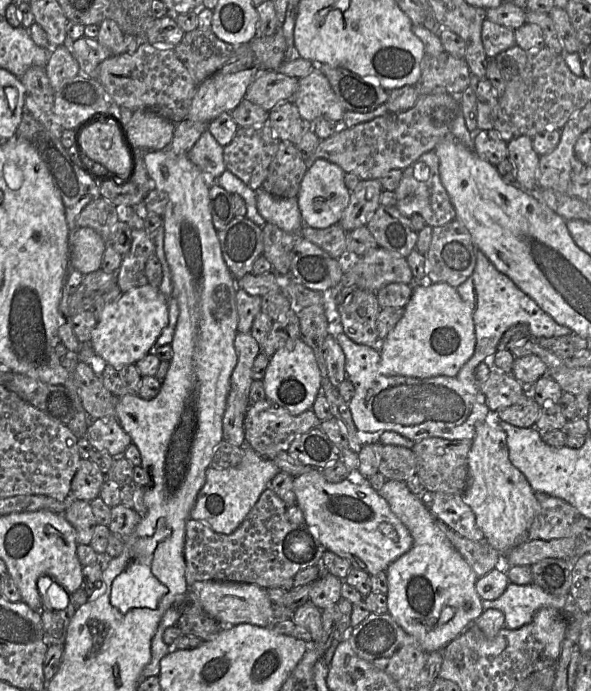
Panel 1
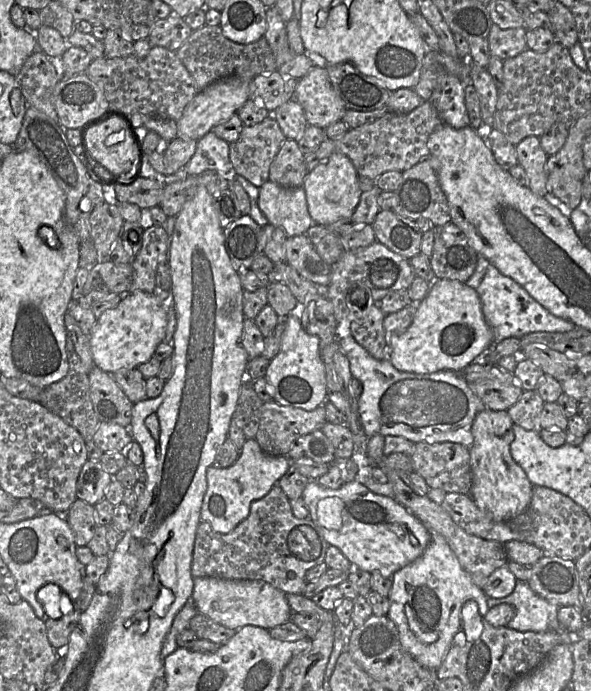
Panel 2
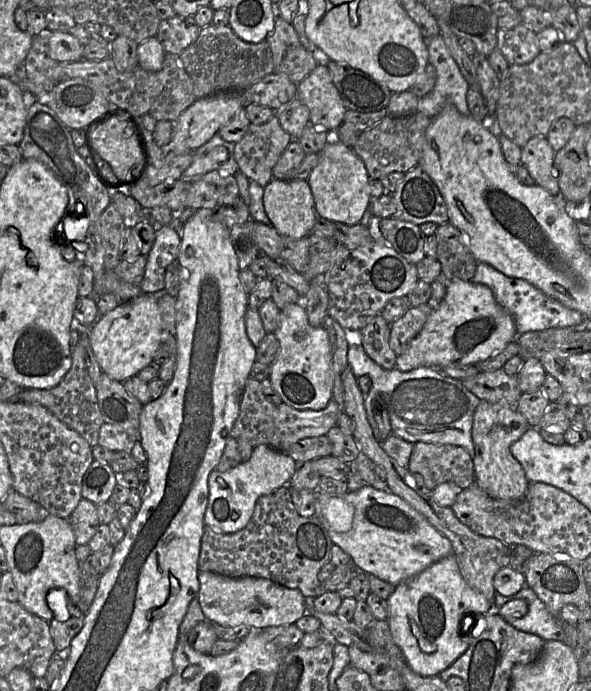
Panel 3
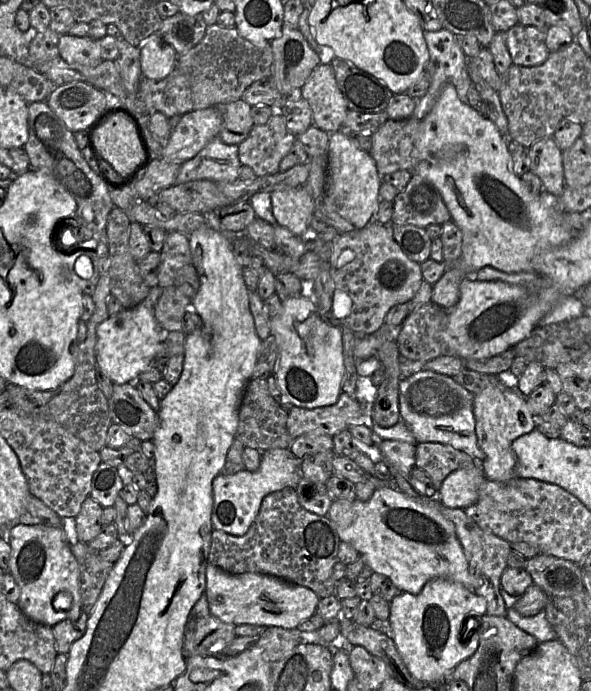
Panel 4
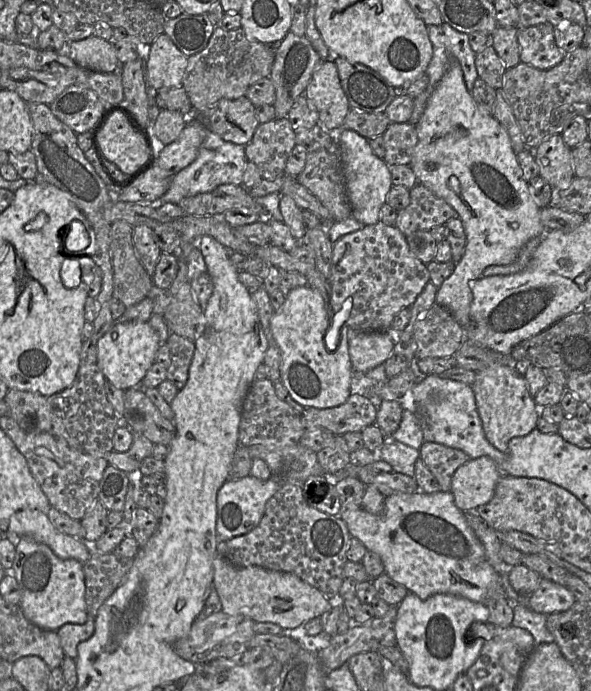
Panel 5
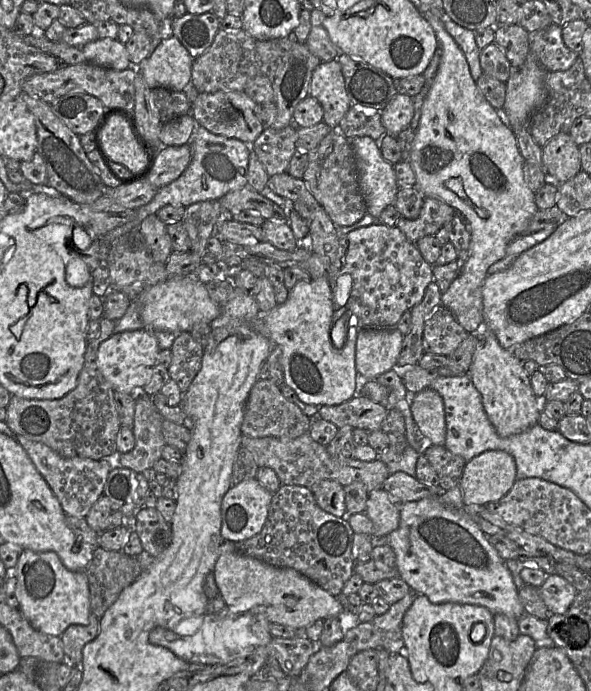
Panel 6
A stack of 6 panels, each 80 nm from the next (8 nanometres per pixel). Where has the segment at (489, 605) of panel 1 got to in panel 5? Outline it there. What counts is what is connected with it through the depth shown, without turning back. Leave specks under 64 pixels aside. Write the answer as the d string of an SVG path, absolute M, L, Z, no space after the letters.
M501 572L501 579L507 601L514 612L512 625L529 631L536 645L554 642L553 635L547 629L547 616L531 610L526 603L518 603L519 594L512 588L506 572Z

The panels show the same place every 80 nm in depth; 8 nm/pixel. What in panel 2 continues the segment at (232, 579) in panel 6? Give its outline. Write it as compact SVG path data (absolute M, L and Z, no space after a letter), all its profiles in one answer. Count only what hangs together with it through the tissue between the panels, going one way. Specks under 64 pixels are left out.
M217 577L194 578L192 601L198 613L229 629L252 625L270 630L291 620L293 611L286 593L261 580L230 580Z

